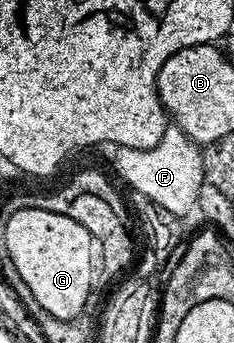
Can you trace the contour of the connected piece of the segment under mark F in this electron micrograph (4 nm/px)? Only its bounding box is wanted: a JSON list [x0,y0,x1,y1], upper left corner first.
[114,126,204,217]

